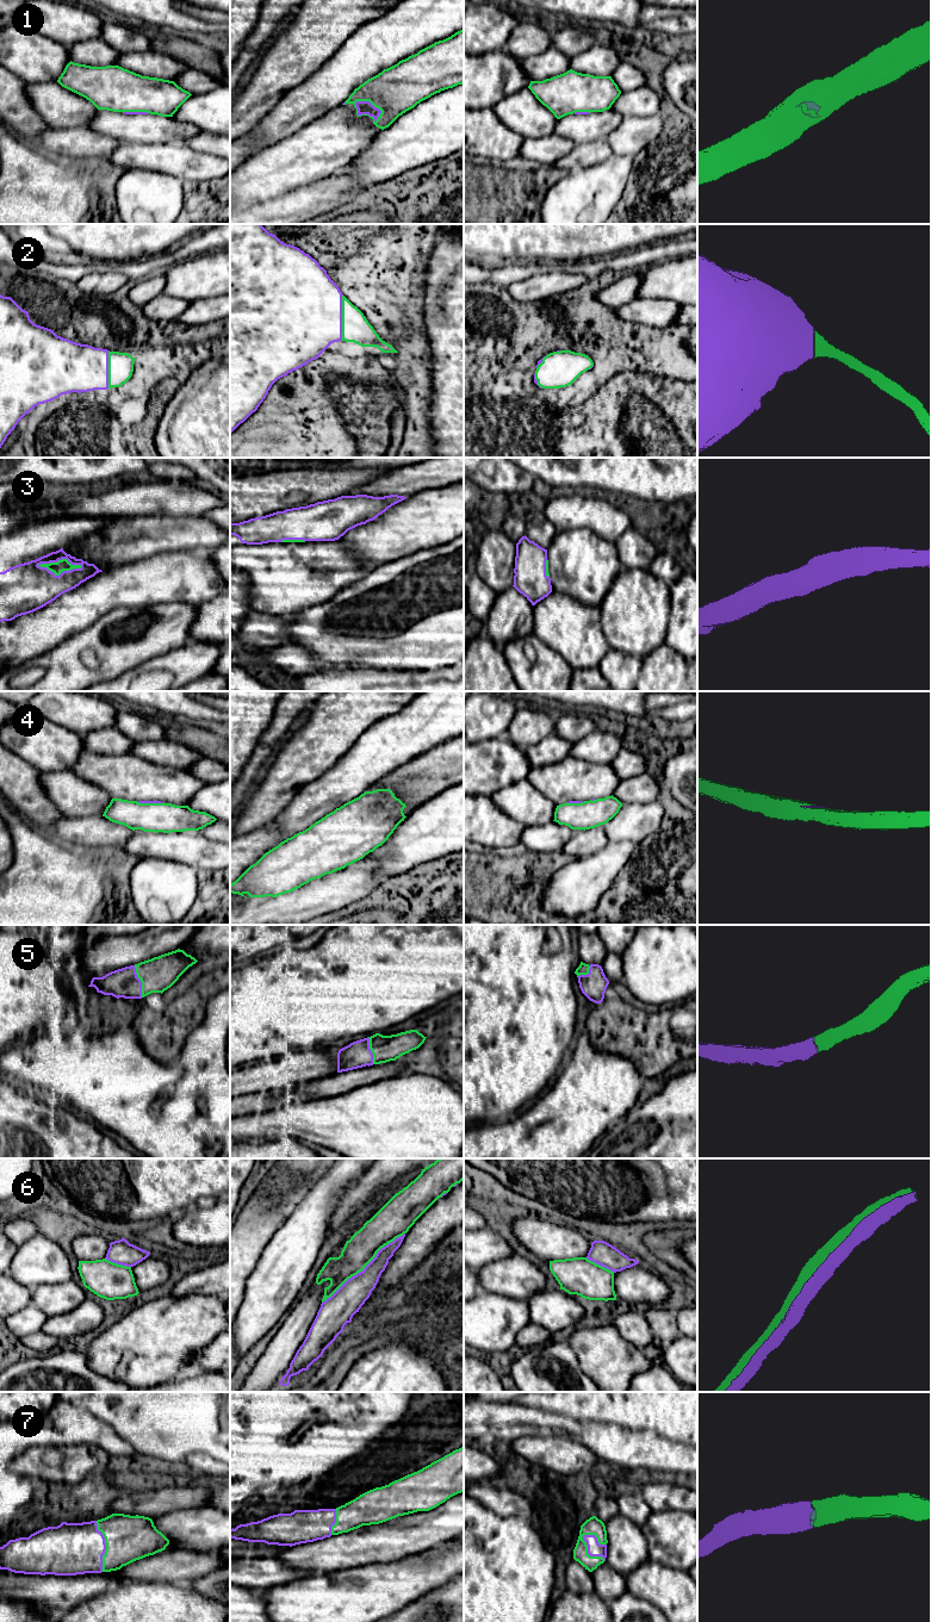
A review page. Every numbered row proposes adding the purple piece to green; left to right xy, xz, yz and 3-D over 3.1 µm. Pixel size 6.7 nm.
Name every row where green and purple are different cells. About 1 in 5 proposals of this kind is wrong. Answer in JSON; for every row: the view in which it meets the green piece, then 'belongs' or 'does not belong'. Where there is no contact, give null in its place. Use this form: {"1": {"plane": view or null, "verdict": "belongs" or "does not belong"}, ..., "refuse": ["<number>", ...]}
{"1": {"plane": "xz", "verdict": "does not belong"}, "2": {"plane": "xz", "verdict": "belongs"}, "3": {"plane": "xy", "verdict": "belongs"}, "4": {"plane": "xy", "verdict": "belongs"}, "5": {"plane": "xy", "verdict": "belongs"}, "6": {"plane": "xz", "verdict": "does not belong"}, "7": {"plane": "yz", "verdict": "belongs"}, "refuse": ["1", "6"]}

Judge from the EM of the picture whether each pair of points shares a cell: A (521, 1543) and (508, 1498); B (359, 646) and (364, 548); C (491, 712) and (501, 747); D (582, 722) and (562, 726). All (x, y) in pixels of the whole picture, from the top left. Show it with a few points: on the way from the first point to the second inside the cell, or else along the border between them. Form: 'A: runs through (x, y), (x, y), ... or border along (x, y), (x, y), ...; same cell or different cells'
A: border along (485, 1508), (501, 1516), (519, 1516), (526, 1521); different cells
B: border along (398, 558), (378, 564), (372, 570); different cells
C: border along (506, 735), (476, 743); different cells
D: runs through (577, 724), (566, 726); same cell

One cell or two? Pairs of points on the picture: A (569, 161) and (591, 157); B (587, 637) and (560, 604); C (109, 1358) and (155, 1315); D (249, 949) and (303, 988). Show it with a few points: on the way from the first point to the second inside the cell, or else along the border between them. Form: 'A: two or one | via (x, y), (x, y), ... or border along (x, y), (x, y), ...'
A: one | via (575, 160), (585, 157)
B: one | via (578, 628), (563, 613)
C: one | via (120, 1349), (143, 1327)
D: one | via (270, 940), (283, 940), (303, 961), (303, 968)

